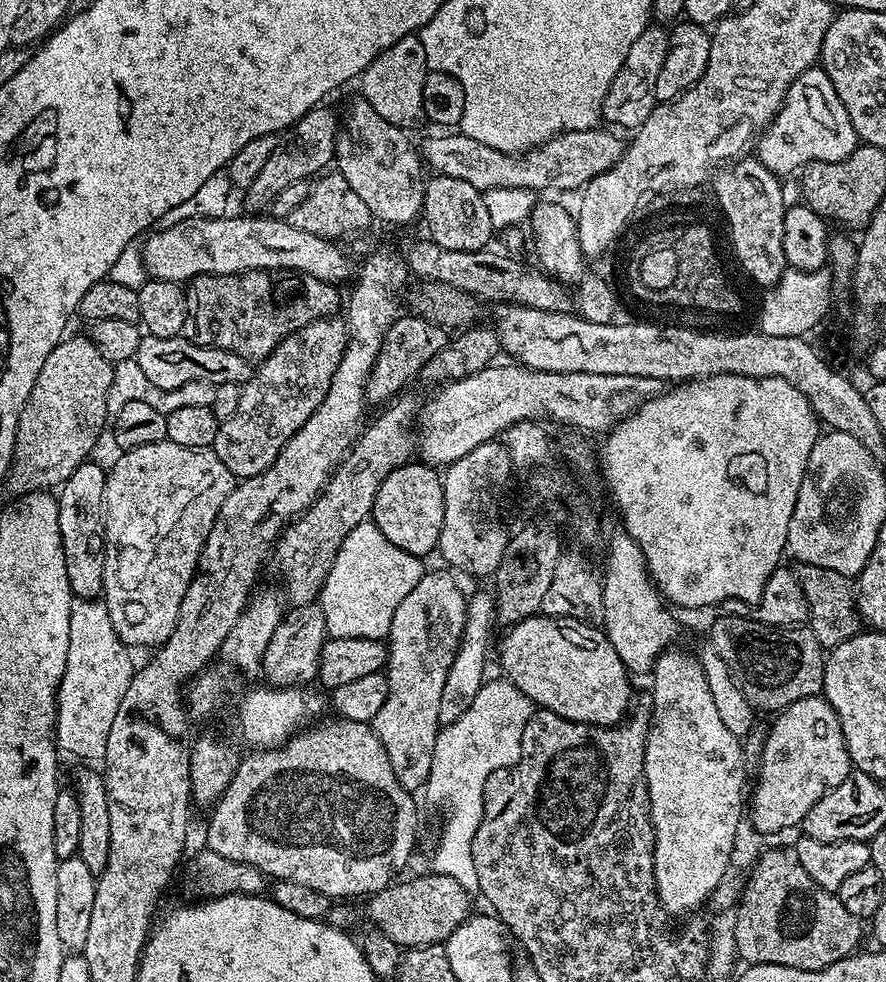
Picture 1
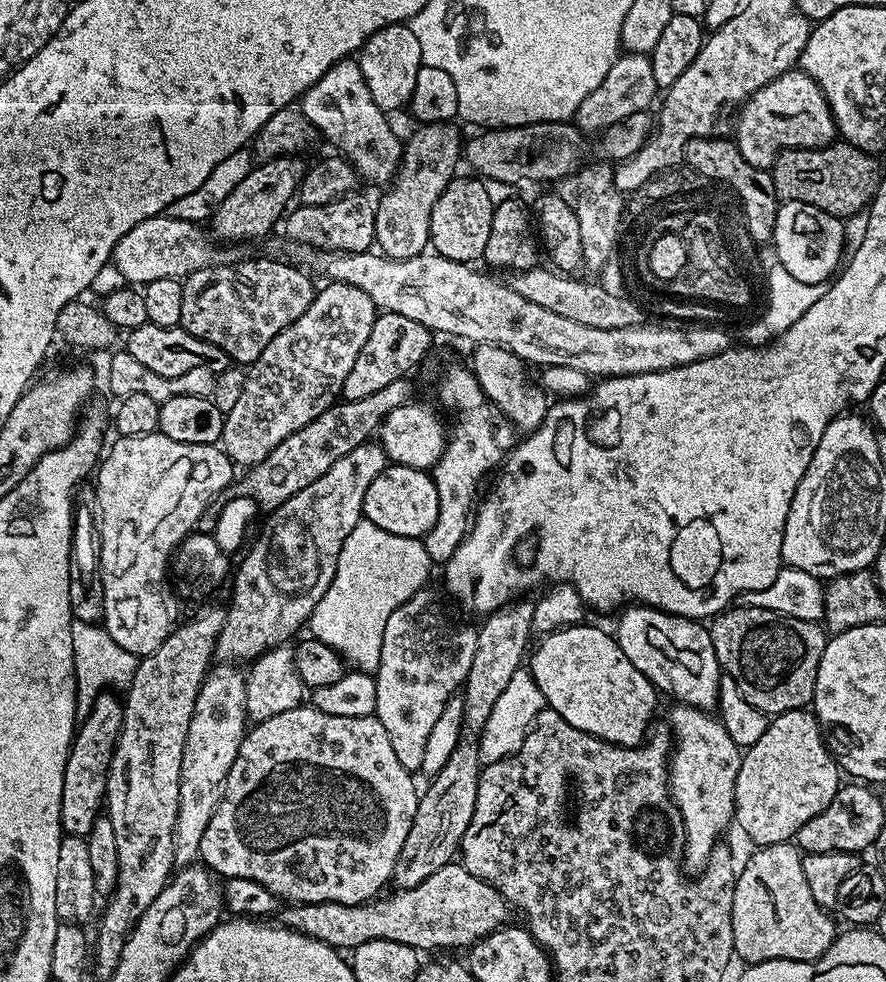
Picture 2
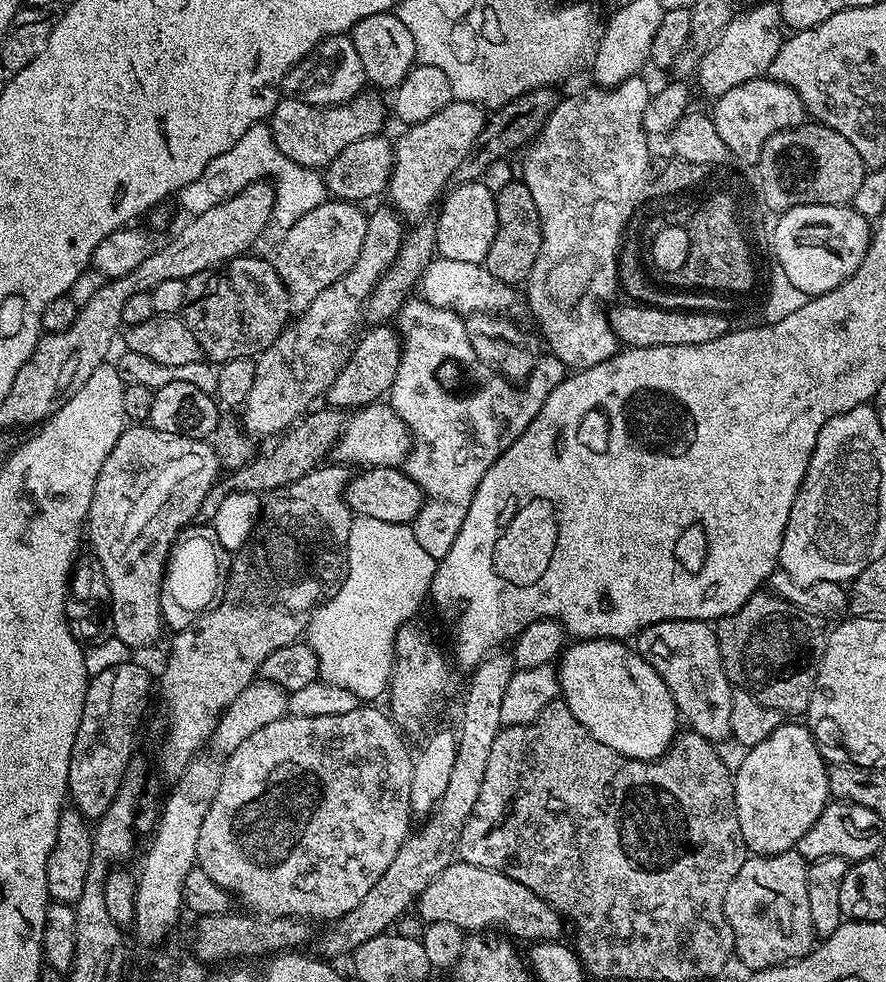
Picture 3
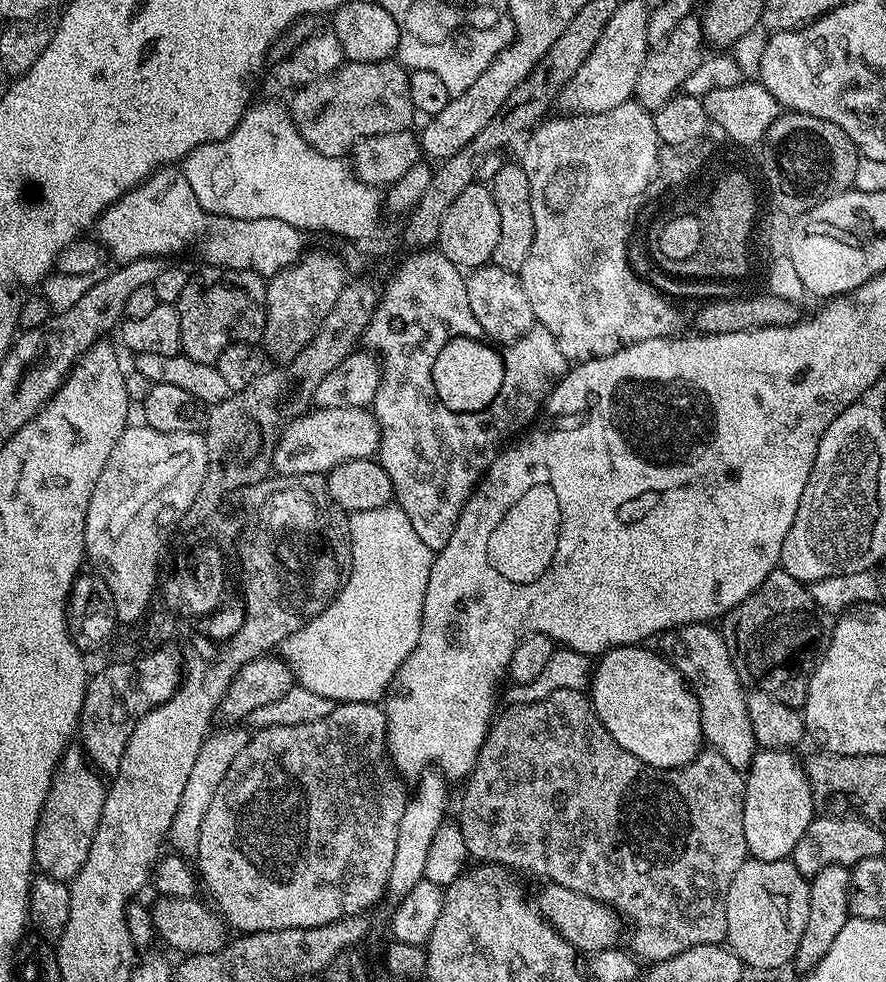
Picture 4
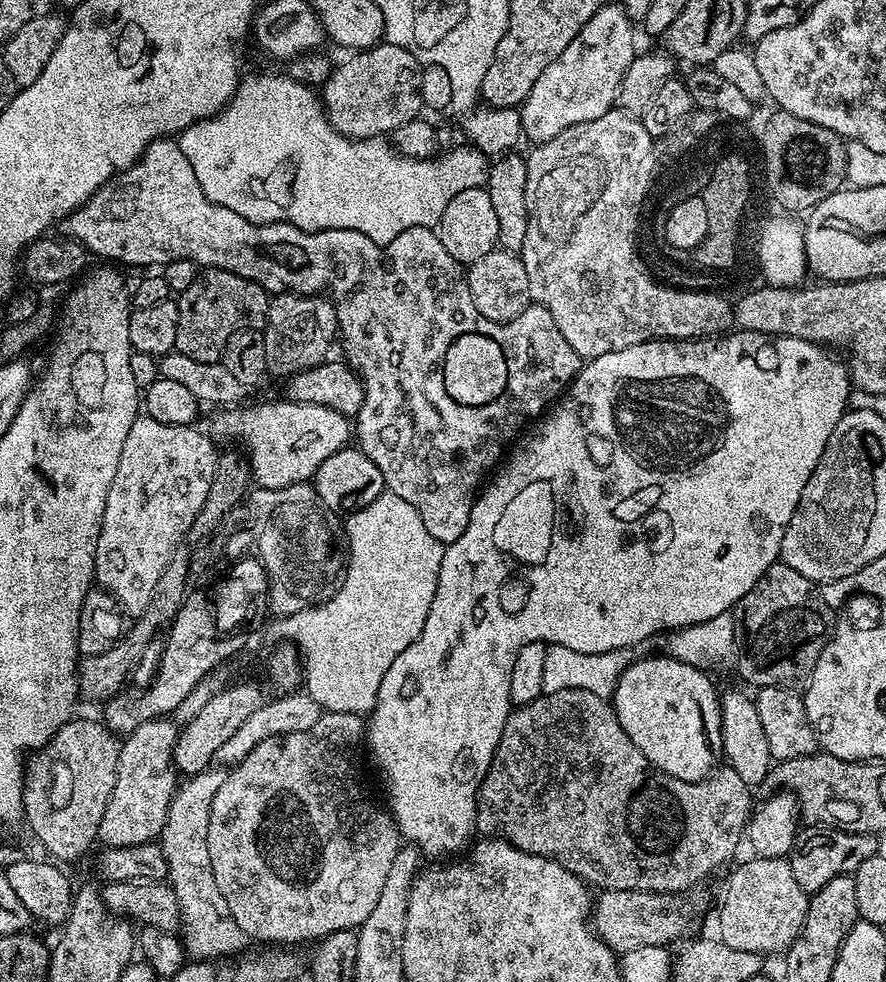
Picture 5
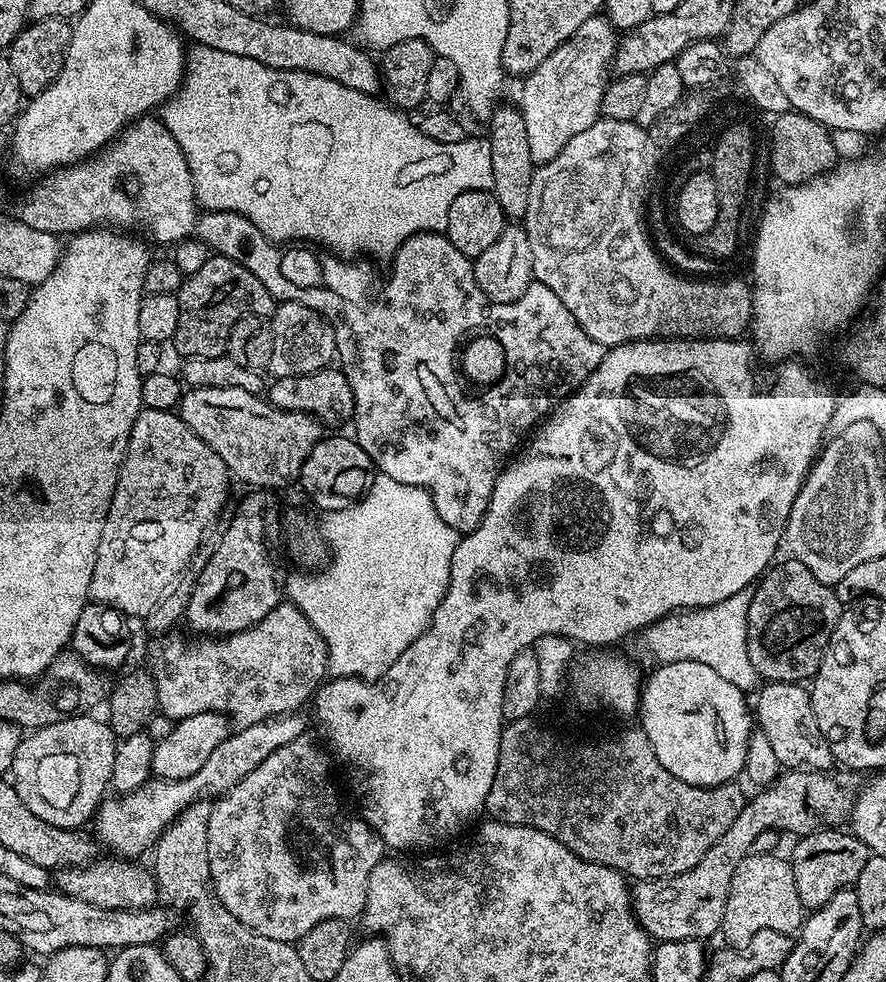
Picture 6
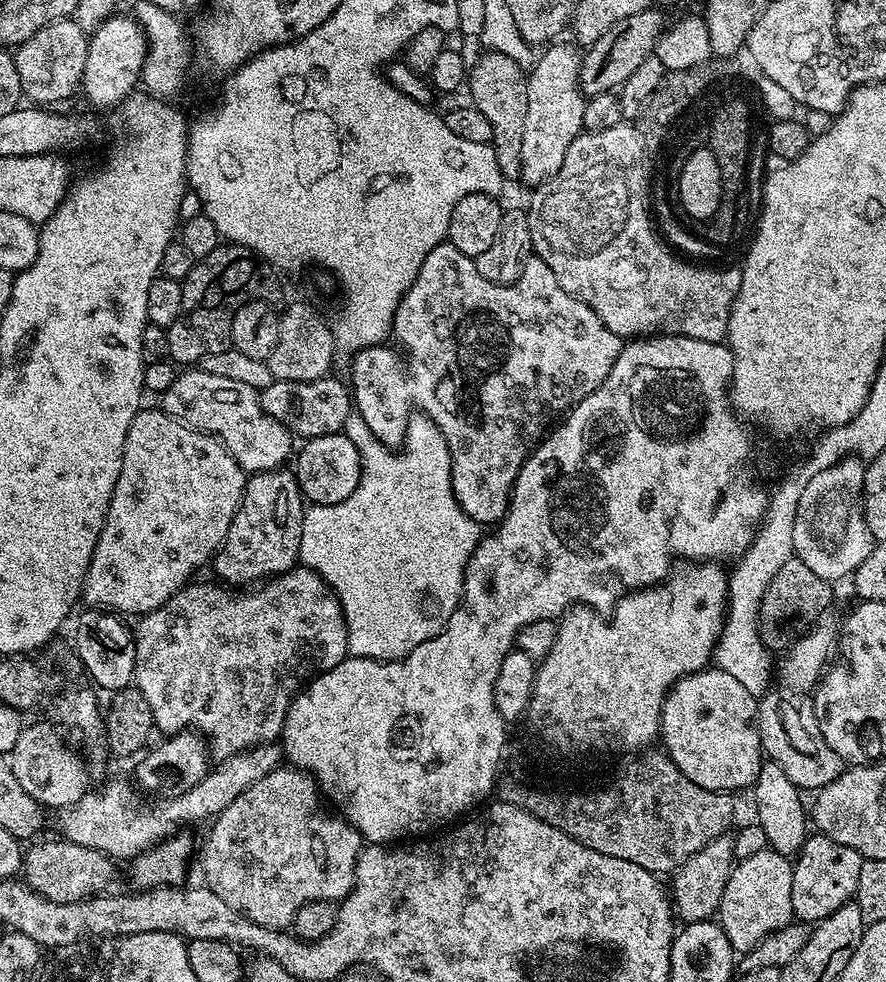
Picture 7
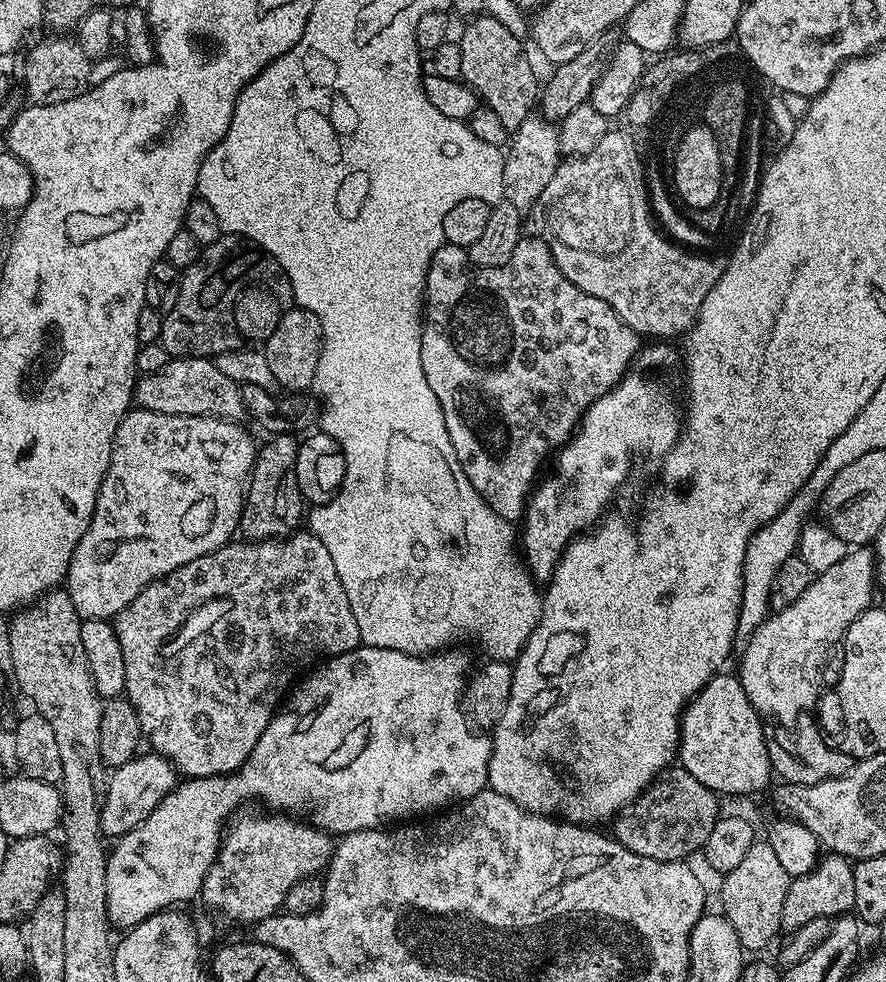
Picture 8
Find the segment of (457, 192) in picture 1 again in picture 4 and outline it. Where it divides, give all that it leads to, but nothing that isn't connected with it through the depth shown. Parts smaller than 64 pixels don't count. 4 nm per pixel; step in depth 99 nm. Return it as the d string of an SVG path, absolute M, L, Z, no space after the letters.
M477 182L466 186L466 190L462 190L462 194L458 194L458 198L454 198L446 210L446 218L442 218L438 250L461 270L483 268L492 259L501 230L502 217L498 214L498 202L494 202L491 187L487 183Z

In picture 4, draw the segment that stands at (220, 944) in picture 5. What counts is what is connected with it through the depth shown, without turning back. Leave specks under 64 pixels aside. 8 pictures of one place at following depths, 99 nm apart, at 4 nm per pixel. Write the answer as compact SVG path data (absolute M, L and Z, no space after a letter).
M224 727L228 728L222 729L221 732L219 730L213 731L202 742L202 750L198 750L198 758L190 769L190 778L186 782L186 790L182 790L182 802L178 802L178 814L174 814L174 822L168 831L168 840L170 844L176 847L173 849L177 853L195 853L200 841L200 831L206 810L210 810L210 802L214 798L222 778L226 778L226 770L230 770L232 763L242 754L242 750L249 742L250 732L247 727Z

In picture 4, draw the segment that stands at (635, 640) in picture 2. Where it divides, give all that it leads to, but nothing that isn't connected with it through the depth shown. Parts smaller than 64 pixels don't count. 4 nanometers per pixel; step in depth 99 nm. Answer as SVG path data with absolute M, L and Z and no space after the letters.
M711 623L683 624L680 628L671 628L669 632L663 633L659 637L659 655L665 660L669 660L677 670L684 676L684 681L696 695L696 701L700 707L700 721L704 731L704 740L707 747L713 752L722 754L730 766L741 770L747 770L752 766L752 759L756 757L758 745L754 738L754 726L750 726L750 710L748 709L748 698L743 682L738 678L738 674L732 665L730 650L726 646L721 629Z

